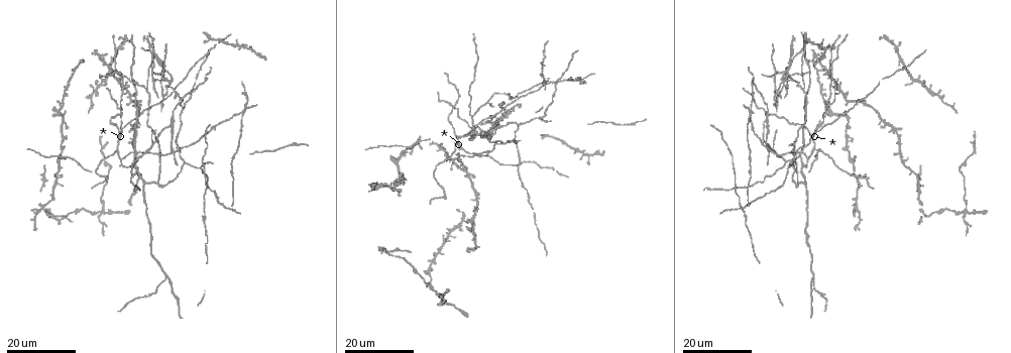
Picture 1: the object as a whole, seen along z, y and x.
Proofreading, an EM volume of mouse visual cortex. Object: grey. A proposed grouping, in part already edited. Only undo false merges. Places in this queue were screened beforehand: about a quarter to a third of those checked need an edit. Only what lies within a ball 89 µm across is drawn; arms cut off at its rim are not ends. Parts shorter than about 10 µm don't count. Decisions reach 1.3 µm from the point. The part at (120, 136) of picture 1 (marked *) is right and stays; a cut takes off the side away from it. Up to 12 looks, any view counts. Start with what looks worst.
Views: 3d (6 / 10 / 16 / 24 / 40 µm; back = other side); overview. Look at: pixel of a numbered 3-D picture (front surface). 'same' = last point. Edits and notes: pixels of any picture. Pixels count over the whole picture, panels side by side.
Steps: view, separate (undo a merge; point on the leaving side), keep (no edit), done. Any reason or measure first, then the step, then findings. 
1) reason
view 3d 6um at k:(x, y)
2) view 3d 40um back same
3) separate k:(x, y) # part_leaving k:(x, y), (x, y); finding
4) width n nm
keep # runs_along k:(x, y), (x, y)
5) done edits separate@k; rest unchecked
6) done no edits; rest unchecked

view 3d 24um at 1:(161, 96)

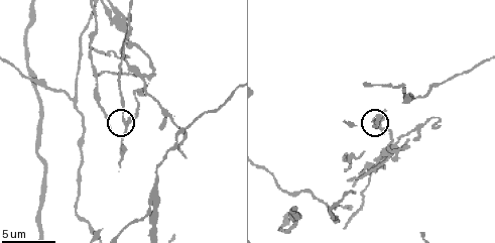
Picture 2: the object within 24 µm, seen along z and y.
view 3d 10um at 2:(126, 123)

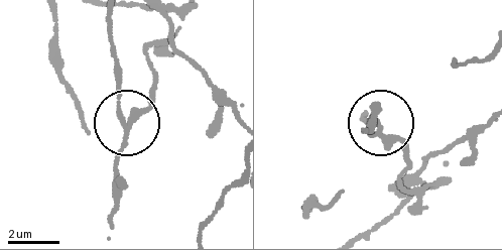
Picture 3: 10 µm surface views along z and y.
view 3d 10um back at 3:(123, 123)

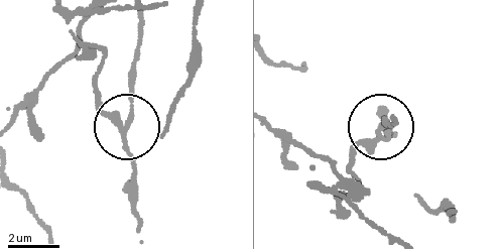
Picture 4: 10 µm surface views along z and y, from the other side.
separate 4:(99, 99) # part_leaving 4:(118, 127), (101, 104), (99, 51), (75, 32), (75, 19); a second cell is stuck on

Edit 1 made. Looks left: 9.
looks like a crossing
view 3d 24um at 1:(242, 112)

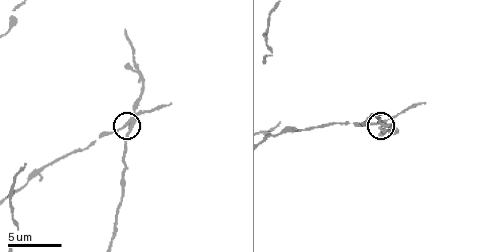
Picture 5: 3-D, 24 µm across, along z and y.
closer look
view 3d 6um at 5:(384, 125)

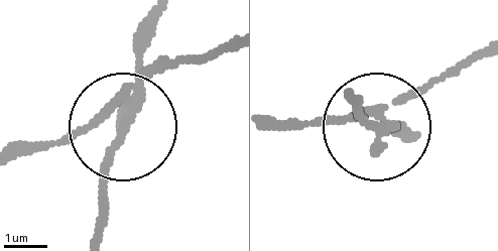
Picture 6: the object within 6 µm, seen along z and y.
separate 6:(139, 34) # part_leaving 6:(136, 101), (104, 183), (104, 227); two cells meet here

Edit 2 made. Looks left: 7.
branch point
view 3d 16um at 1:(472, 117)

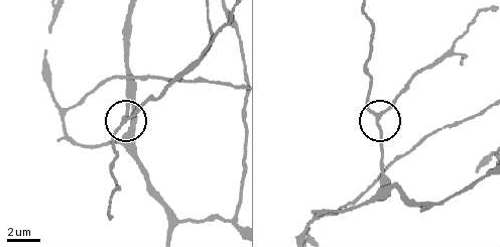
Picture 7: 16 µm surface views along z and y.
view 3d 6um at 7:(379, 113)

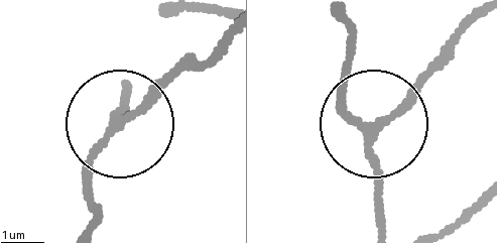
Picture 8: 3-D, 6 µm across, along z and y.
other side
view 3d 6um back at 8:(119, 124)

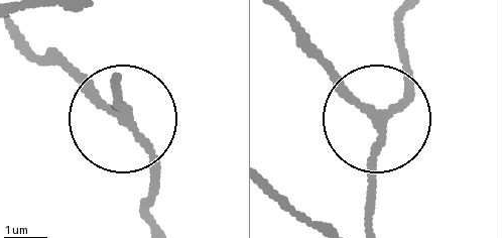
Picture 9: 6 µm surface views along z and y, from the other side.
width 180 nm
keep # runs_along 9:(111, 78), (154, 193); all the same cell

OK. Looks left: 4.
side arm on a straight run
view 3d 24um at 1:(459, 147)

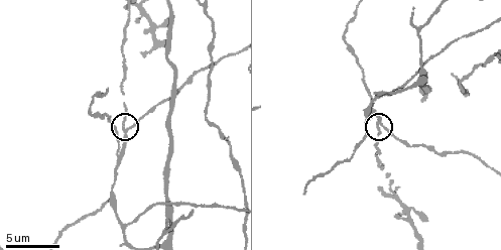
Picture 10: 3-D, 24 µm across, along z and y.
view 3d 6um at 10:(127, 129)

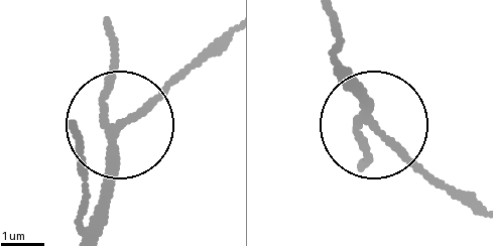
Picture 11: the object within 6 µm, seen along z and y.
view 3d 6um back at 11:(373, 128)

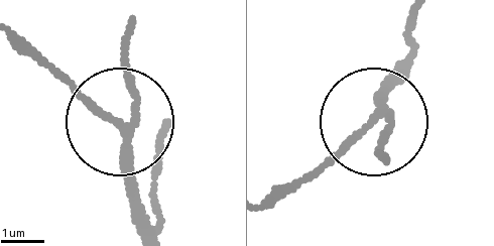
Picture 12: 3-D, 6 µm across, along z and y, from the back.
side_arm 72 um
keep # all the same cell

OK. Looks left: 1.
three arms meet
view 3d 10um at 2:(74, 98)

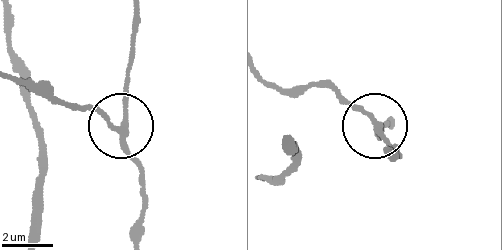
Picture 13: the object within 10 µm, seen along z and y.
arms 3
keep # runs_along 13:(139, 235), (145, 196), (121, 127), (126, 68); one cell here

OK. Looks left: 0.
done edits separate@4, separate@6; rest unchecked

